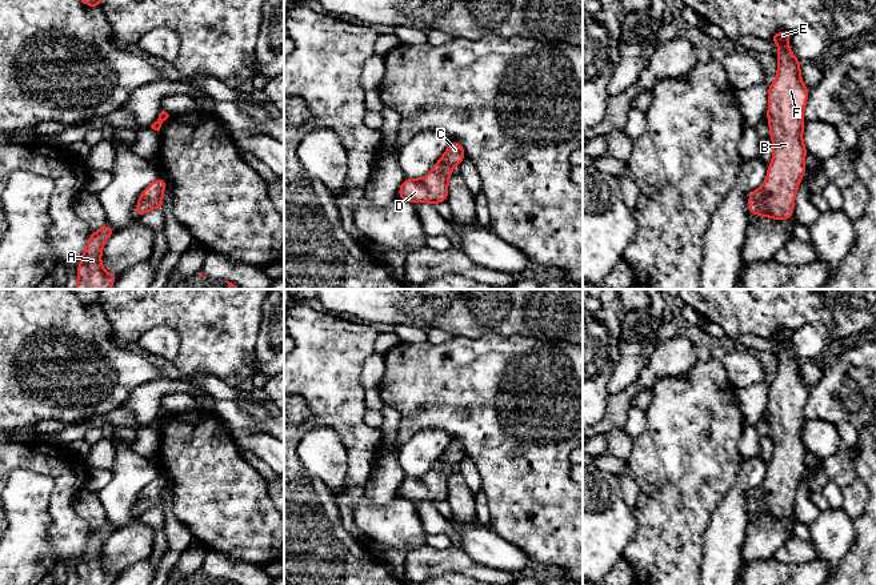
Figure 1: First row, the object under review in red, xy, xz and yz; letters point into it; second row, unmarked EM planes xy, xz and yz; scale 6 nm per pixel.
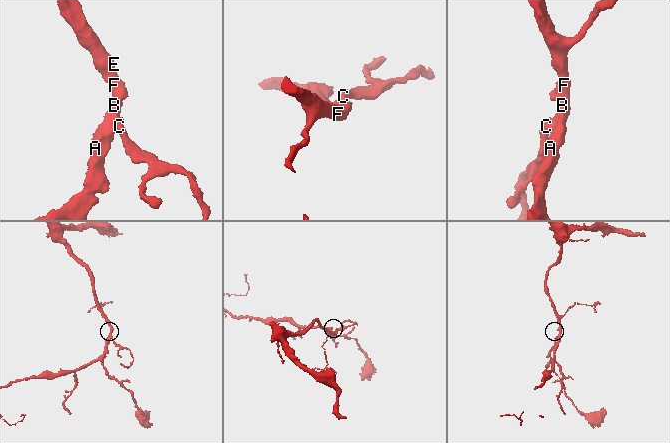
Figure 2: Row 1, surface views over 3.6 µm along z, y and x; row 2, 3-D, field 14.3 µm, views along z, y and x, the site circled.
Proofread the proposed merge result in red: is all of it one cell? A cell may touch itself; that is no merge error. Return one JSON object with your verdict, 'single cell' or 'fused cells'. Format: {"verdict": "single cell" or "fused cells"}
{"verdict": "single cell"}

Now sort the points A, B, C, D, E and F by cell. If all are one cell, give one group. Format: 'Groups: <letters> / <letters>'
Groups: A B C D E F

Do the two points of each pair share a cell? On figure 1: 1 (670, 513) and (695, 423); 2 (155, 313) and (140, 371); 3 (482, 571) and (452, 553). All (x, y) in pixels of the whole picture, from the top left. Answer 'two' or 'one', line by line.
1: one
2: two
3: one

